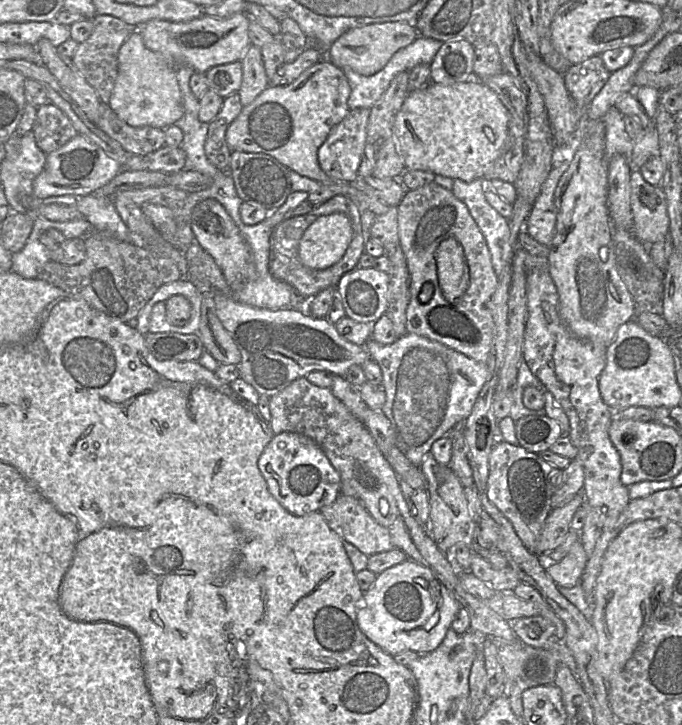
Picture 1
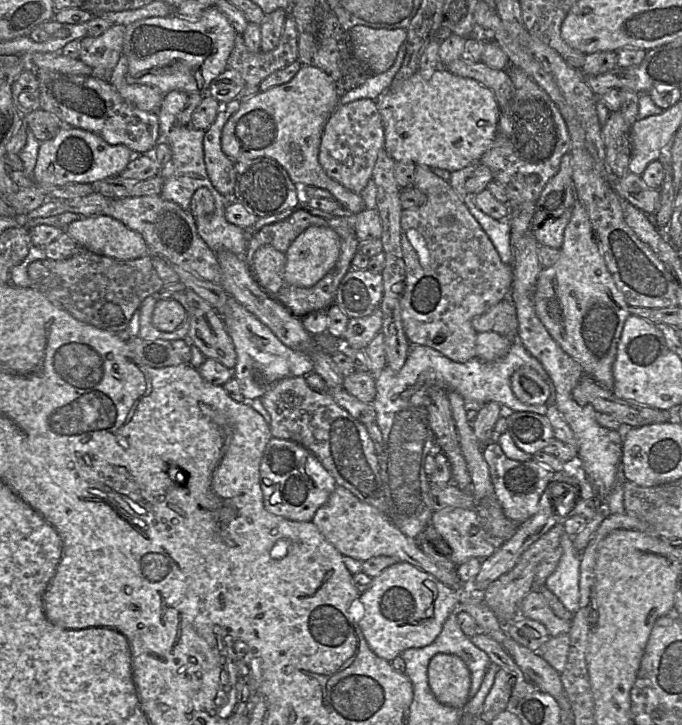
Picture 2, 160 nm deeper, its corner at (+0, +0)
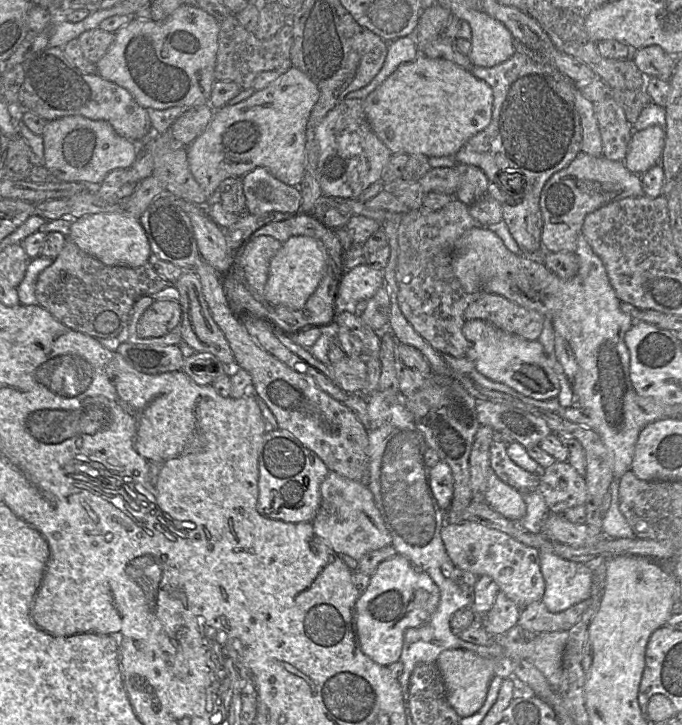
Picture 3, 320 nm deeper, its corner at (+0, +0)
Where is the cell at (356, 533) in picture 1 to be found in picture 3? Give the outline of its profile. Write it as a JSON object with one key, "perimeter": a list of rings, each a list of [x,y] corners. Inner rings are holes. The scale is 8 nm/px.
{"perimeter":[[[329,471],[320,491],[321,504],[312,521],[313,529],[337,554],[347,554],[358,561],[370,551],[391,546],[391,534],[367,486]]]}

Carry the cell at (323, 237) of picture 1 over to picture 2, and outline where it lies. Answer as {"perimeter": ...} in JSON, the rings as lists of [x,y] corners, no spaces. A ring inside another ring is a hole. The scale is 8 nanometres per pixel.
{"perimeter":[[[310,226],[286,251],[284,278],[294,286],[314,286],[334,268],[339,254],[340,238],[332,228]]]}

